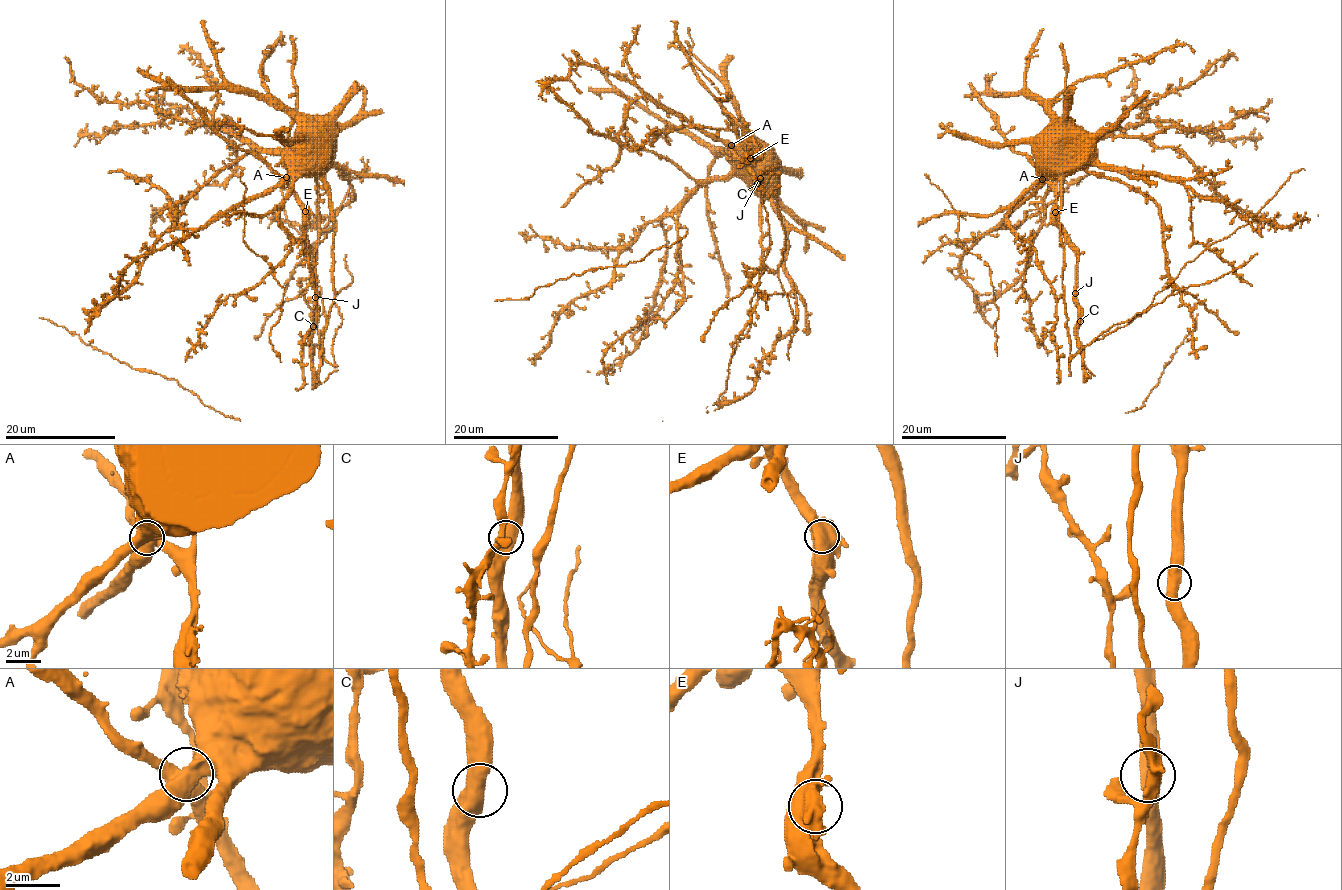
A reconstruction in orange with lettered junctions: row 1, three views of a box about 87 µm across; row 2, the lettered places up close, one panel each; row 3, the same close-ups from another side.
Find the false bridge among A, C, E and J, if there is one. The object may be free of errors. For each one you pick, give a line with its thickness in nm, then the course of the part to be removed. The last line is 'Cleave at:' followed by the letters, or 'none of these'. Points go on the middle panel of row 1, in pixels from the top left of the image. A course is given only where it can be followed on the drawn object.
A: 550 nm | (731, 145), (763, 187), (759, 273), (769, 247), (761, 192), (776, 174), (789, 360)
Cleave at: A

